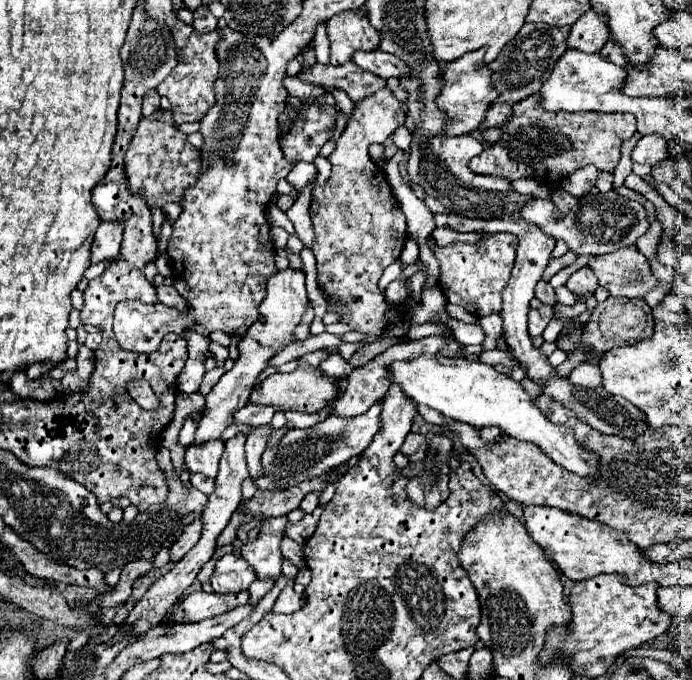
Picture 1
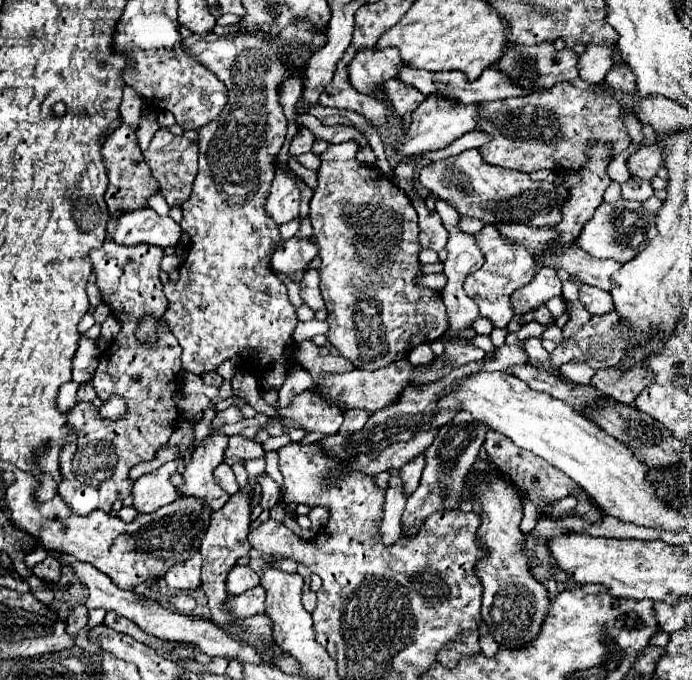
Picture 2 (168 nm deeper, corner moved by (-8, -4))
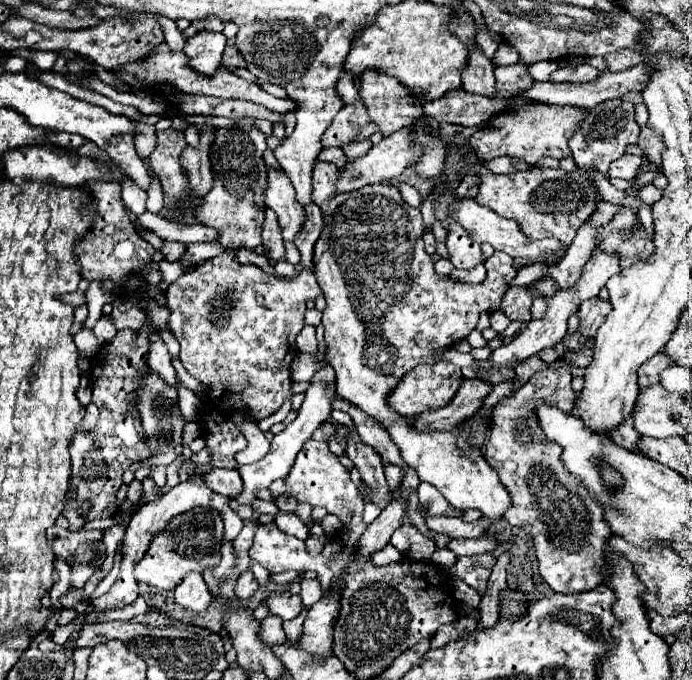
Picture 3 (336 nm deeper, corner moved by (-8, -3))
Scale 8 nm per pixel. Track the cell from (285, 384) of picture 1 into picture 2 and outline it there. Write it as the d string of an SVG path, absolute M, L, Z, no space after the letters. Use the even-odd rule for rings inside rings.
M401 359L379 371L353 369L349 373L339 373L339 375L327 373L327 375L319 377L321 395L333 399L331 405L335 405L339 409L365 409L369 413L375 413L387 405L395 405L401 391L413 381L413 375L411 375L413 369L415 369L415 365L411 365L407 359Z

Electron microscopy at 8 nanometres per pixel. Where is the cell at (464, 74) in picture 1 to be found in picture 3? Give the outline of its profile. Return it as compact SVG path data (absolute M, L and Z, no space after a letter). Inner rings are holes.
M409 128L383 138L363 158L347 164L337 182L337 192L349 192L367 184L393 180L417 160L417 148L409 148Z

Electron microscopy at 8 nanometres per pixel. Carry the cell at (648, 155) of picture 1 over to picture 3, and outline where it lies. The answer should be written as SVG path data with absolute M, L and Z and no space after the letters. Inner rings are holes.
M623 154L619 160L615 160L609 166L609 176L615 178L623 178L623 180L631 180L637 176L637 170L641 166L641 156L631 156L631 154Z

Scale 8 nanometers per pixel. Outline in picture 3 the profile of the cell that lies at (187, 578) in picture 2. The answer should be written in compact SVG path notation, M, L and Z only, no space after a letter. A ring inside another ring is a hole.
M189 572L189 576L185 576L181 584L177 584L175 600L193 612L203 612L211 602L211 594L203 582L203 576L197 572Z

